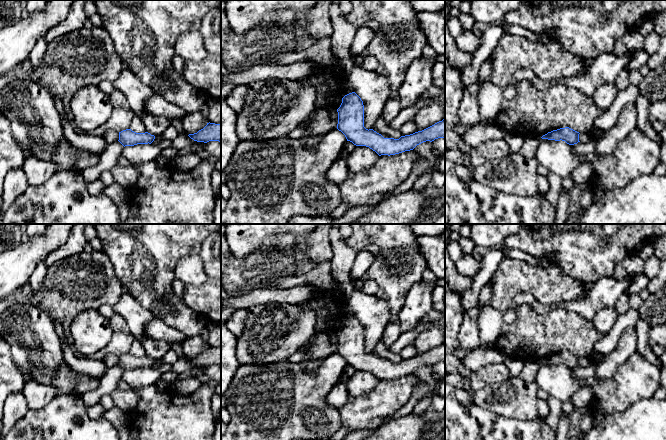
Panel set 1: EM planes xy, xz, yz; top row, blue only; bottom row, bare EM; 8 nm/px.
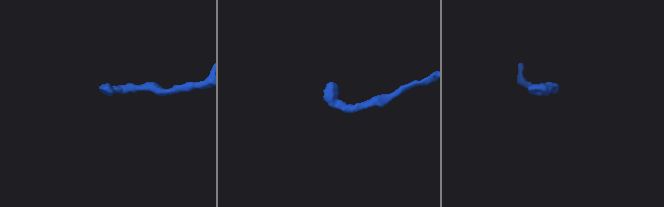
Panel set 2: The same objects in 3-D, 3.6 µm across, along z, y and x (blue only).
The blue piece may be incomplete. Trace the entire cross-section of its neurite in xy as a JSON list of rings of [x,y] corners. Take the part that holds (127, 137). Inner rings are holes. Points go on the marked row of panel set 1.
[[[126,129],[119,132],[119,142],[125,146],[134,146],[137,144],[151,144],[155,139],[154,135],[148,132],[136,133],[131,129]]]

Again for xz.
[[[355,92],[342,98],[342,103],[337,112],[337,129],[345,135],[347,141],[356,146],[369,147],[379,156],[399,154],[413,150],[423,142],[445,138],[445,119],[422,131],[401,136],[399,139],[384,138],[373,129],[366,129],[364,127],[363,101]]]

